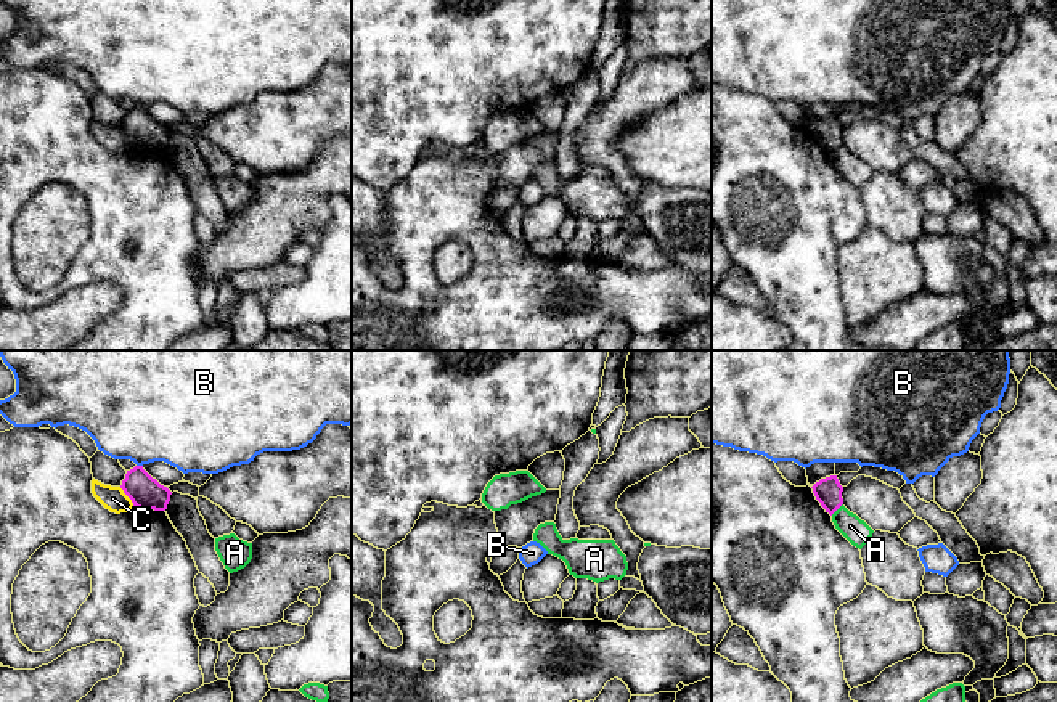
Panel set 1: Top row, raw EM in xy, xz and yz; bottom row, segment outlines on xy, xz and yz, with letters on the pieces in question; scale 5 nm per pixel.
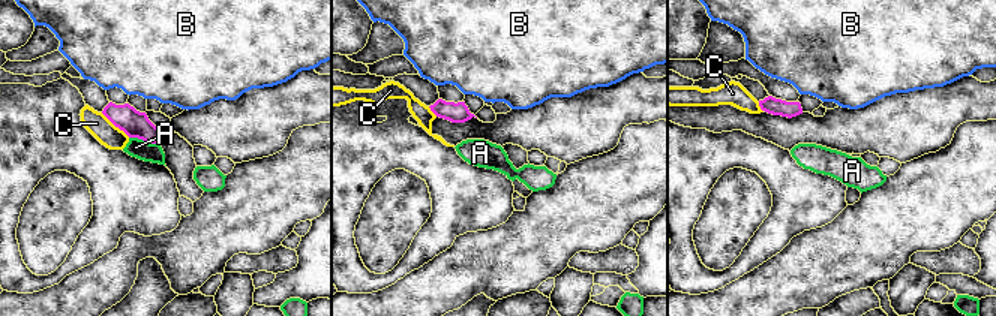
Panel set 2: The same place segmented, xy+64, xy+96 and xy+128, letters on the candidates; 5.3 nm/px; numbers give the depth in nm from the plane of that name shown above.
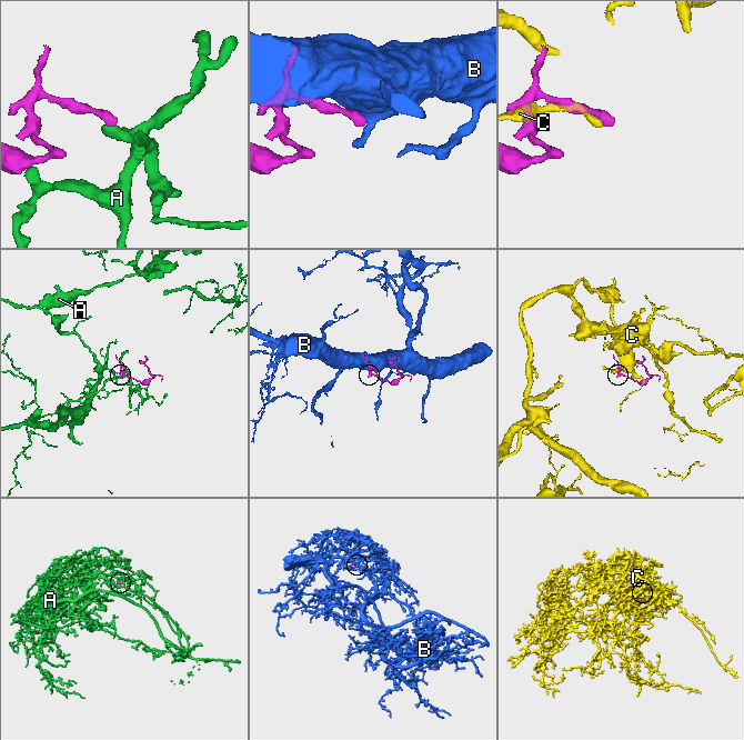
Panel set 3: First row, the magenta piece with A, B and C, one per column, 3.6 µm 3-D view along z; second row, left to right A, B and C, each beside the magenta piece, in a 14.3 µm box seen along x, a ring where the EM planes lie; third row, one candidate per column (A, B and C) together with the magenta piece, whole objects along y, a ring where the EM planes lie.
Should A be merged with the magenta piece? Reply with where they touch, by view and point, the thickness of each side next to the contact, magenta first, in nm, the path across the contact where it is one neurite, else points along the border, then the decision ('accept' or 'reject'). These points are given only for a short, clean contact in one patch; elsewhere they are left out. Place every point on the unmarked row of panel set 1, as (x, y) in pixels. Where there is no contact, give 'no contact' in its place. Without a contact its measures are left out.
meets magenta in yz at (836, 150); 140 nm thick on the magenta side, 120 nm on the other; border along yz (842, 143), (831, 155); reject

